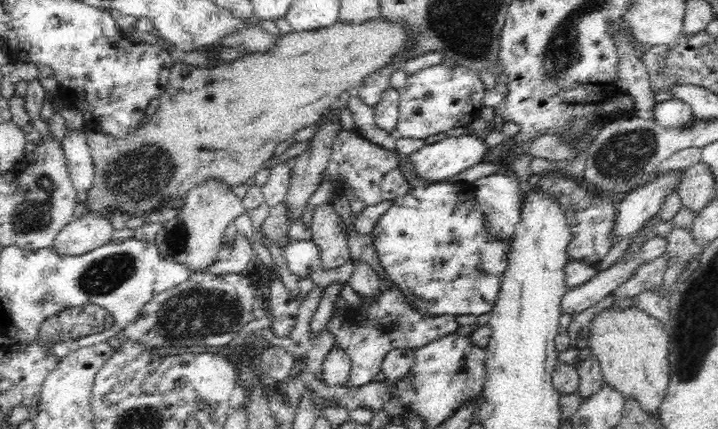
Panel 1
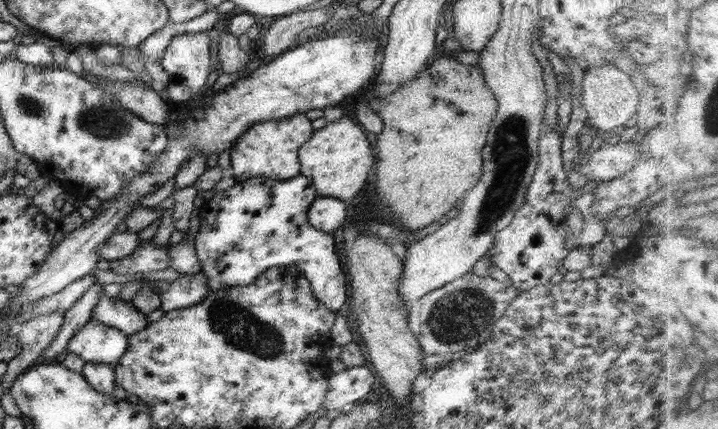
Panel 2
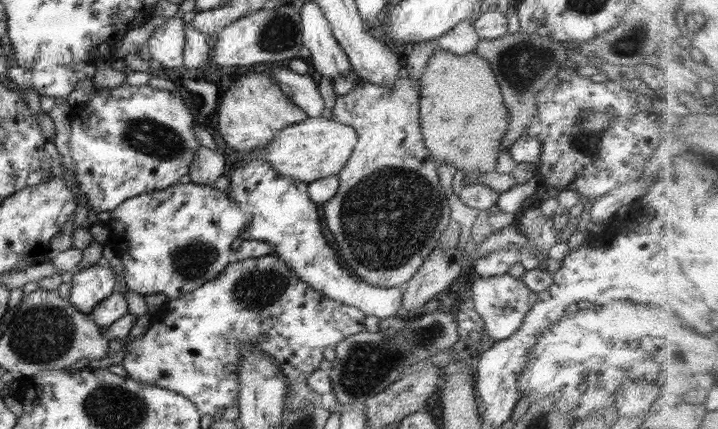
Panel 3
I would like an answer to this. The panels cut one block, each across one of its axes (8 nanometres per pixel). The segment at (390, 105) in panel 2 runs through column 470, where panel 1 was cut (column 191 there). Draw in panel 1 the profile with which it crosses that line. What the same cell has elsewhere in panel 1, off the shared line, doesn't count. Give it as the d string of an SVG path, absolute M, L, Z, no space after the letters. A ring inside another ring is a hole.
M380 16L361 23L348 23L348 21L344 23L344 21L338 19L332 26L326 28L302 32L291 31L283 34L277 38L274 48L268 50L268 52L244 55L232 62L211 61L204 68L175 62L171 66L168 86L162 97L159 98L158 111L152 117L145 119L145 122L139 128L118 139L94 129L86 131L87 144L90 145L90 155L92 155L95 167L95 180L92 188L87 192L86 209L96 213L96 215L102 215L106 219L109 219L109 214L114 209L126 211L136 216L145 216L147 212L162 209L164 206L171 208L169 204L166 205L166 202L178 198L178 196L183 198L184 194L192 190L194 186L198 186L200 182L208 179L222 179L231 187L245 183L248 178L254 177L262 166L272 158L276 146L291 138L300 129L316 124L330 110L330 106L342 96L343 92L346 92L349 88L358 88L364 82L366 76L370 76L373 72L378 72L382 66L388 66L408 46L410 40L412 40L412 35L405 32L402 25L390 23L386 19L380 19Z

